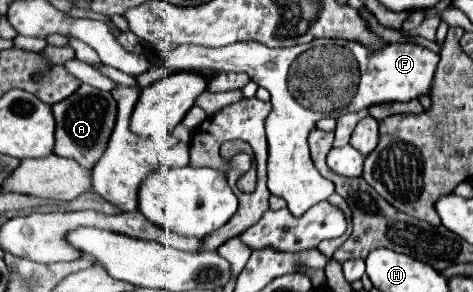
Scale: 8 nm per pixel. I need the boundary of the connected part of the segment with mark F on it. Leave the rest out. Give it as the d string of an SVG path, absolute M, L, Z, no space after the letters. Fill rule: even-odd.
M314 39L306 45L280 49L272 49L262 43L234 43L218 49L182 45L166 55L158 55L156 51L148 51L146 55L150 55L150 63L154 63L154 67L244 71L254 83L270 91L272 111L266 119L267 187L272 195L278 195L288 203L290 213L296 217L334 193L334 183L322 177L310 159L308 135L316 129L316 121L322 117L358 113L378 103L416 99L430 91L436 65L440 61L436 53L412 41L386 43L386 47L372 51L362 43L346 39ZM342 59L356 59L356 65L344 67Z

